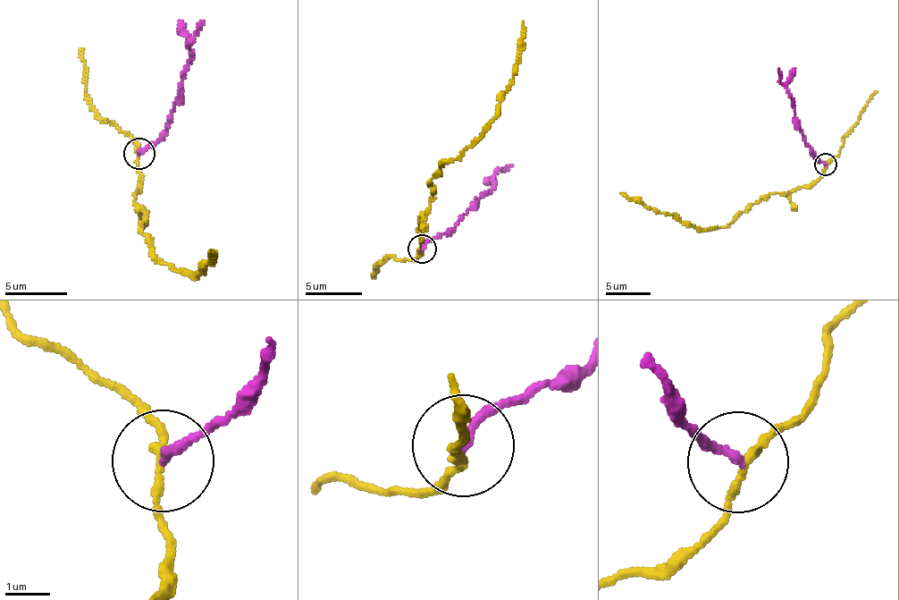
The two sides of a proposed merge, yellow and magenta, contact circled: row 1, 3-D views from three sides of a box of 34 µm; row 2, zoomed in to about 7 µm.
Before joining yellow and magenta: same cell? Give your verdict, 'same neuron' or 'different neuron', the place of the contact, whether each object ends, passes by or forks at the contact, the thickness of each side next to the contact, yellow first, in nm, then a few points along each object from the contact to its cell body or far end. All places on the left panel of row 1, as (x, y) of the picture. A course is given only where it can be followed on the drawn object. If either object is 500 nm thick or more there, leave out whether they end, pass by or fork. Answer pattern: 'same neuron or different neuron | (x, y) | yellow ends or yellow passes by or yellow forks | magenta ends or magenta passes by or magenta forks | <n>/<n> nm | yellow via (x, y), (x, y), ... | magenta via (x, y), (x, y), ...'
different neuron | (138, 154) | yellow passes by | magenta ends | 170/190 nm | yellow via (138, 152), (138, 189), (134, 201), (145, 213), (141, 230), (158, 259), (192, 278), (213, 261), (209, 252) | magenta via (138, 153), (172, 122), (189, 46), (194, 41), (203, 21)

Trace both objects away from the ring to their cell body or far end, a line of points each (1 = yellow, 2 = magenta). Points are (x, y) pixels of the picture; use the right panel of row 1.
1: (827, 164), (825, 173), (809, 185), (769, 193), (725, 227), (700, 231), (620, 193)
2: (825, 164), (804, 142), (794, 116), (793, 102), (779, 82), (778, 69)

